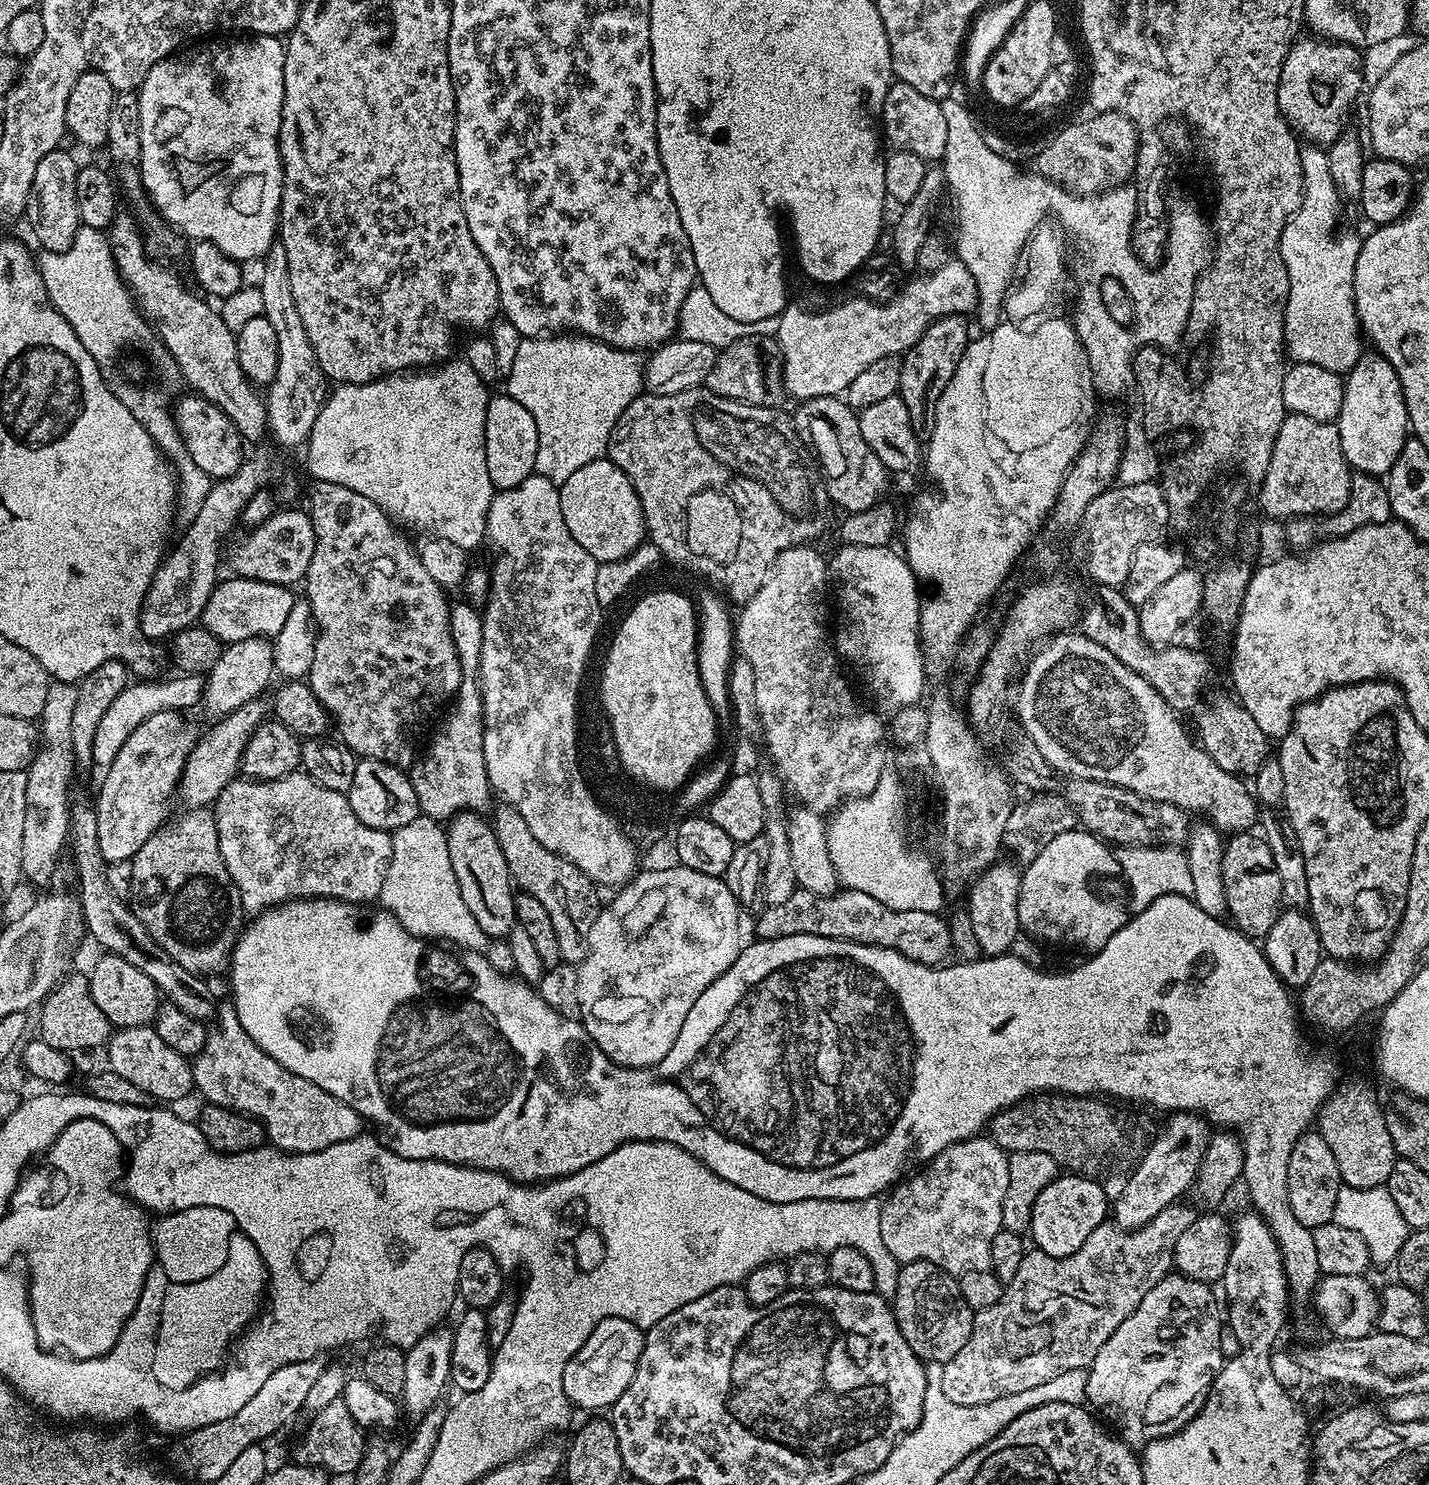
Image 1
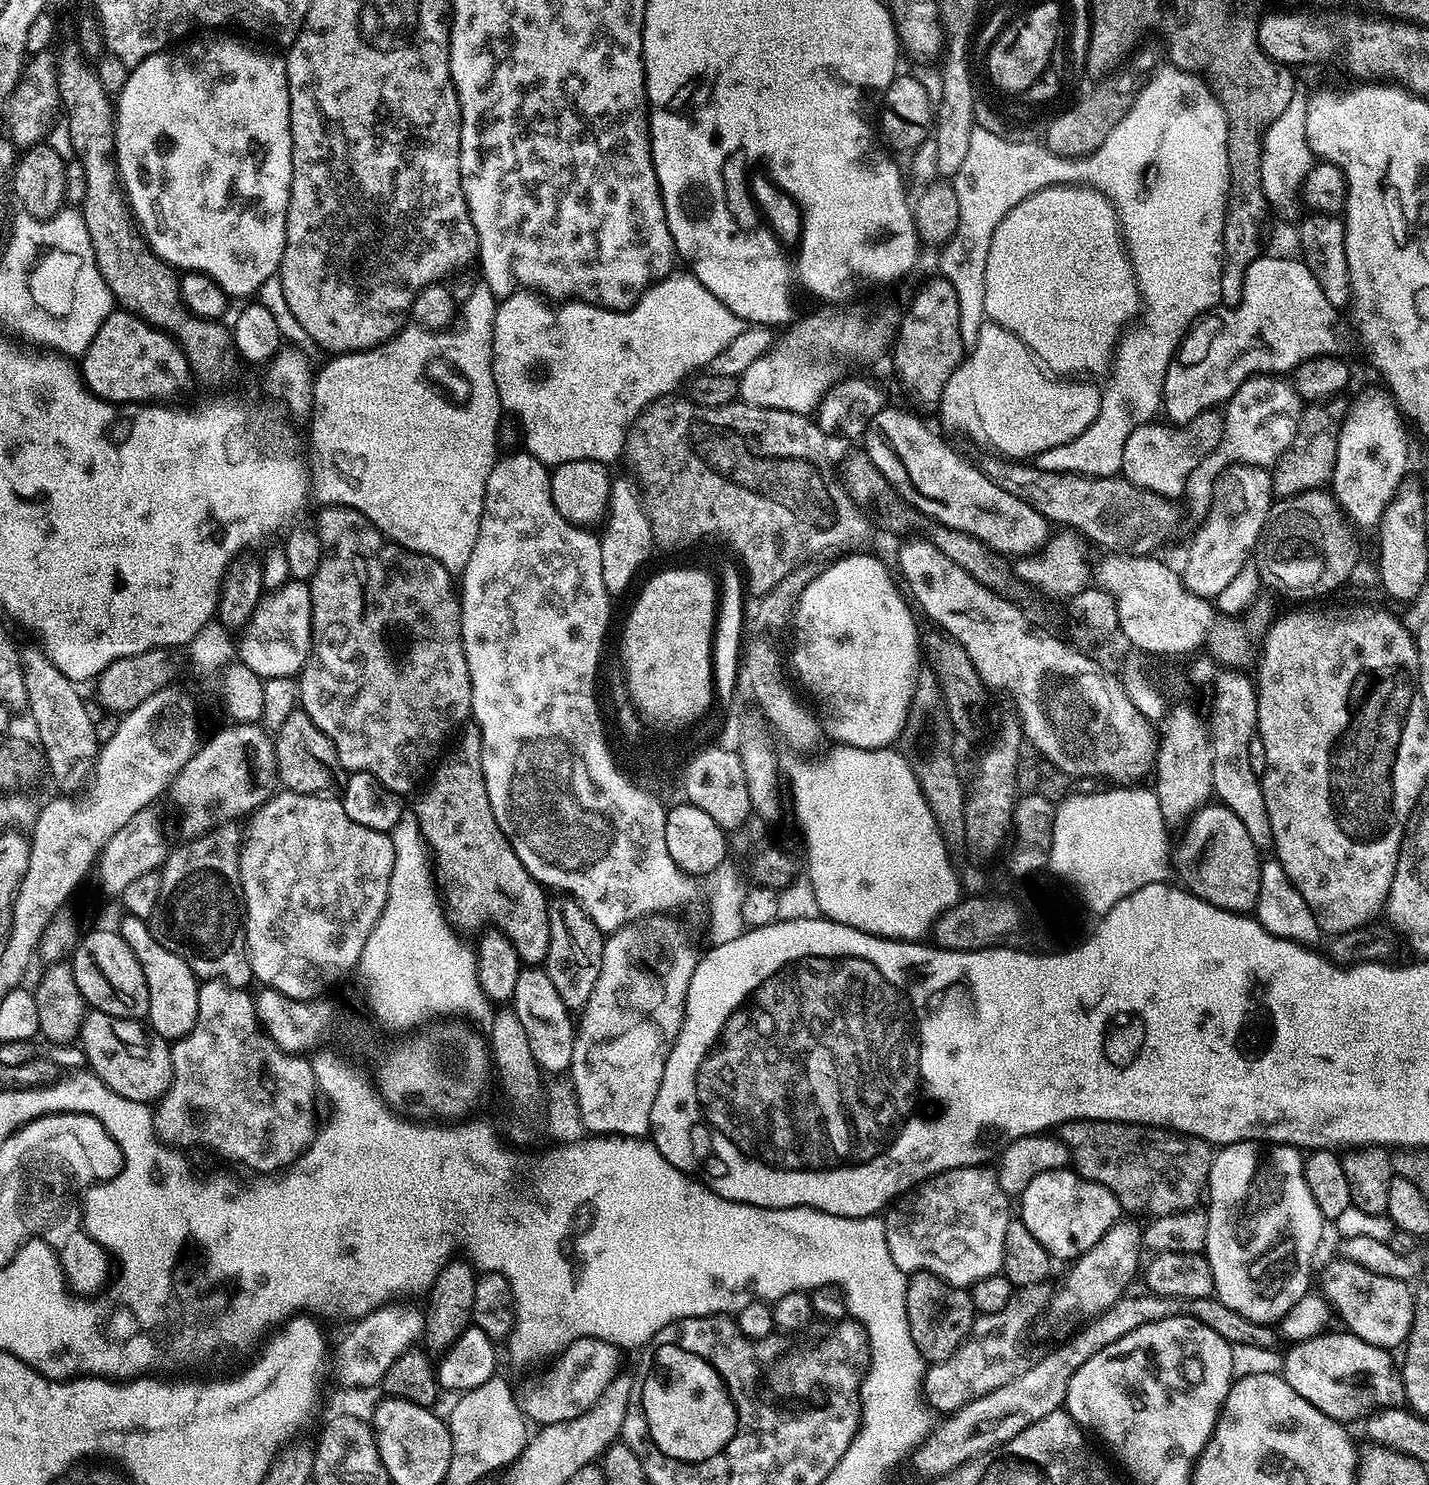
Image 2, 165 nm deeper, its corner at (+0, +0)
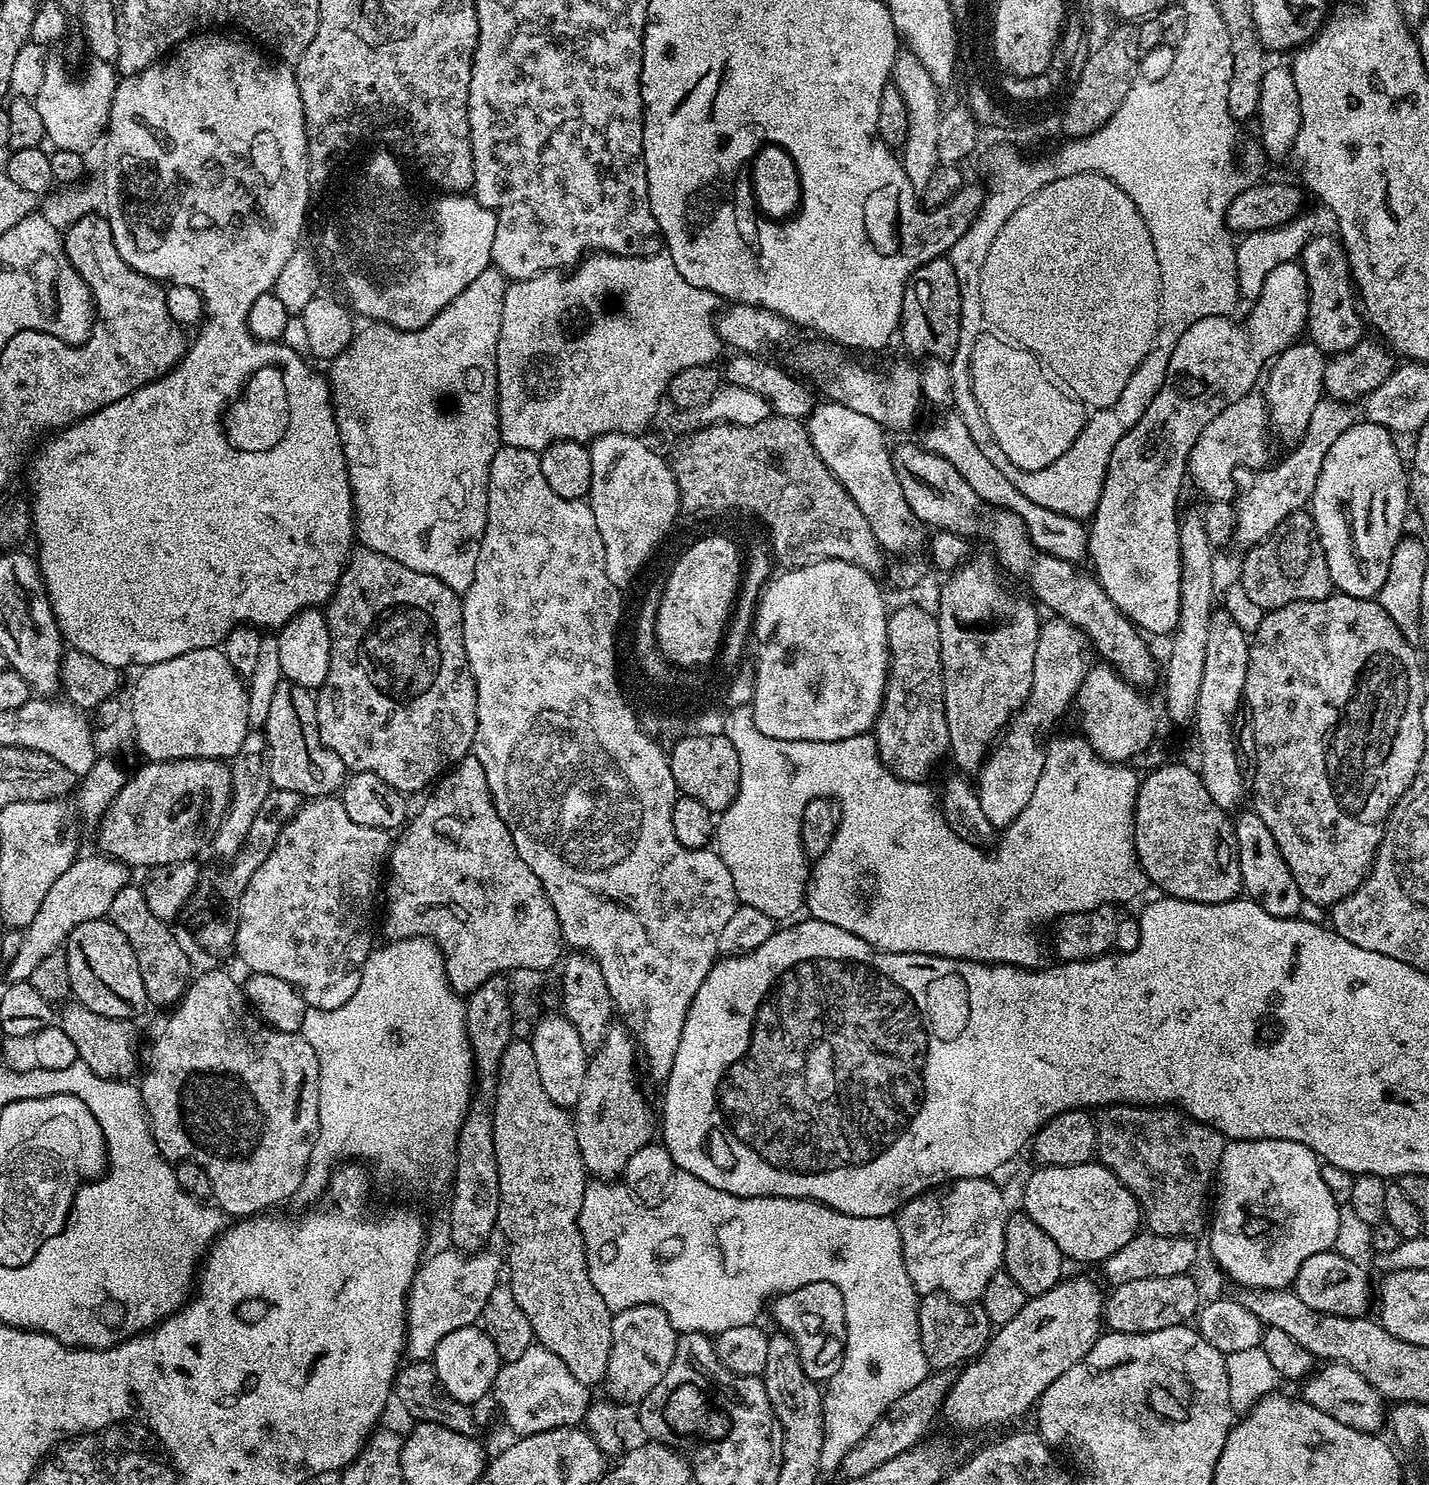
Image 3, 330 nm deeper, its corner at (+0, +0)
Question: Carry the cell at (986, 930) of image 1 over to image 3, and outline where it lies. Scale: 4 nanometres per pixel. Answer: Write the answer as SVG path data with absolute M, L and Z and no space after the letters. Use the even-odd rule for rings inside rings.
M1037 605L1024 608L1024 620L1016 624L996 626L996 632L964 632L956 620L944 616L944 648L940 651L940 661L944 671L944 709L946 710L946 730L950 730L948 750L959 771L964 774L979 773L990 749L998 737L1008 727L1008 721L1024 707L1030 690L1034 686L1034 650L1038 646L1038 634L1042 630L1040 612Z

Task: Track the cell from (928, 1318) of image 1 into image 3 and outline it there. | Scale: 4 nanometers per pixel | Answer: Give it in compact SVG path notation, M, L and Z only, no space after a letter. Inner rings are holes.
M926 1292L918 1300L918 1330L929 1369L956 1370L979 1356L976 1346L984 1348L988 1345L994 1325L990 1318L986 1318L986 1310L979 1305L963 1304L950 1298L945 1292Z

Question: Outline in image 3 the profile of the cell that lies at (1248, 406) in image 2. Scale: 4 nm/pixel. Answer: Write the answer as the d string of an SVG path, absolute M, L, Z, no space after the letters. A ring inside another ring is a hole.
M1302 340L1284 348L1267 369L1262 389L1265 404L1268 405L1268 419L1271 429L1290 440L1298 440L1304 435L1310 416L1316 404L1324 396L1325 366L1328 358L1316 344Z

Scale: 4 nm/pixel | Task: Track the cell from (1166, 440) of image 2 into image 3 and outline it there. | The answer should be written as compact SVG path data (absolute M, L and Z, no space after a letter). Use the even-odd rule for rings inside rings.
M1249 394L1238 398L1194 442L1194 450L1188 458L1187 475L1197 484L1204 488L1209 501L1231 501L1237 495L1235 482L1232 480L1236 468L1263 469L1269 463L1268 460L1268 434L1270 425L1268 419L1268 405L1264 402L1263 395Z

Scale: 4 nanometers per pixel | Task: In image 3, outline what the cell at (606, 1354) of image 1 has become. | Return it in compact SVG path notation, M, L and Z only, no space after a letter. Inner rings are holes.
M533 1343L518 1358L501 1363L498 1374L492 1383L490 1393L495 1407L504 1415L508 1428L517 1437L538 1434L555 1428L570 1428L579 1425L588 1413L589 1389L550 1350L541 1344Z

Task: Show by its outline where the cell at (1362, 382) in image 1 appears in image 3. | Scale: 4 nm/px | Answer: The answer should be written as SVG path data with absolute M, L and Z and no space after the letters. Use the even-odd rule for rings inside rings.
M1355 422L1335 439L1322 462L1321 473L1314 487L1310 511L1316 524L1316 533L1322 542L1322 550L1326 554L1332 587L1337 593L1350 598L1371 600L1379 597L1386 582L1386 574L1390 574L1390 558L1405 535L1404 519L1408 512L1410 516L1409 473L1405 461L1404 464L1400 461L1400 452L1392 439L1393 433L1382 425Z

